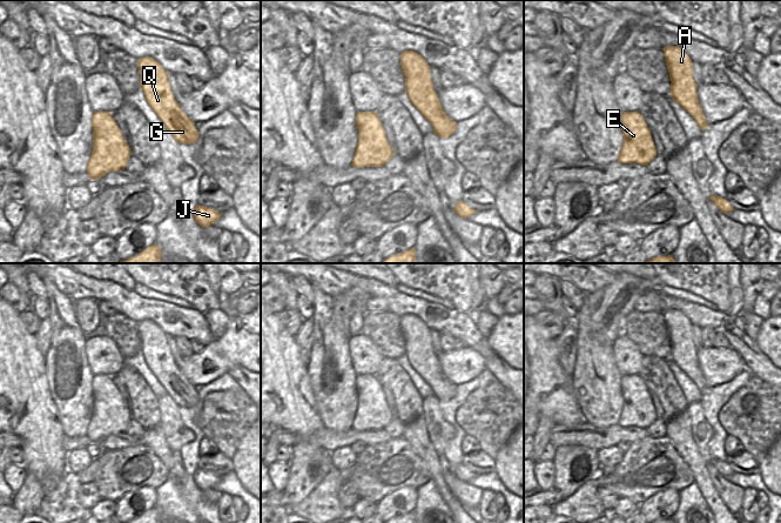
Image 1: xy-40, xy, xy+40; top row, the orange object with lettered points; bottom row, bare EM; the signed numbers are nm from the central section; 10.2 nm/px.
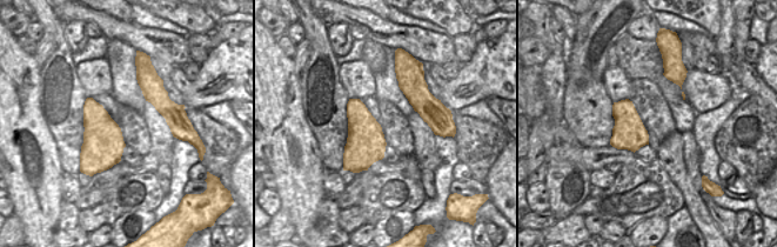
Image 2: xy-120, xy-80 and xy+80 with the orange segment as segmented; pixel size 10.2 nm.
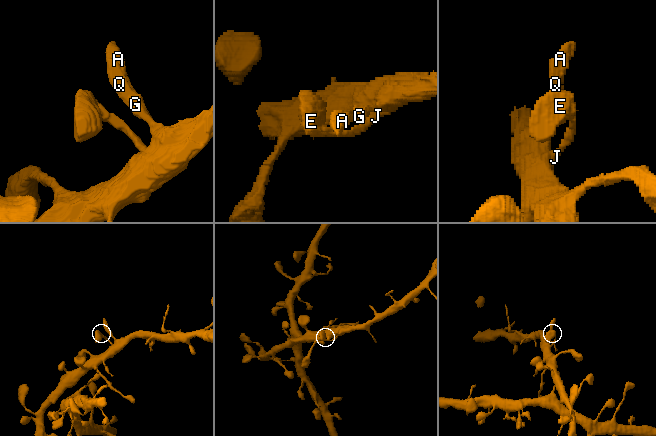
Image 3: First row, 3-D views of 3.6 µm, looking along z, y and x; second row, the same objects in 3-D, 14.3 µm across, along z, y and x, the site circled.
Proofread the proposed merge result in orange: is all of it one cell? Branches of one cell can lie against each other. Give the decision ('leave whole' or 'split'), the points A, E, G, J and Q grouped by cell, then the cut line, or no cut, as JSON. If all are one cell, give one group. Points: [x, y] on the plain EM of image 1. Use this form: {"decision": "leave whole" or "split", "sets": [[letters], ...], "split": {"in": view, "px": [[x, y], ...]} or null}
{"decision": "leave whole", "sets": [["A", "E", "G", "J", "Q"]], "split": null}

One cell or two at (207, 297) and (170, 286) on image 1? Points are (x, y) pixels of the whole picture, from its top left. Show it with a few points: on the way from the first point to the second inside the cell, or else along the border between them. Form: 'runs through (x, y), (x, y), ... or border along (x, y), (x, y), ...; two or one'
runs through (197, 297), (180, 286); one

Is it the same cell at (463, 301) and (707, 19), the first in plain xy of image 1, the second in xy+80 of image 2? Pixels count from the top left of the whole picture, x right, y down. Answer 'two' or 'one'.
one

